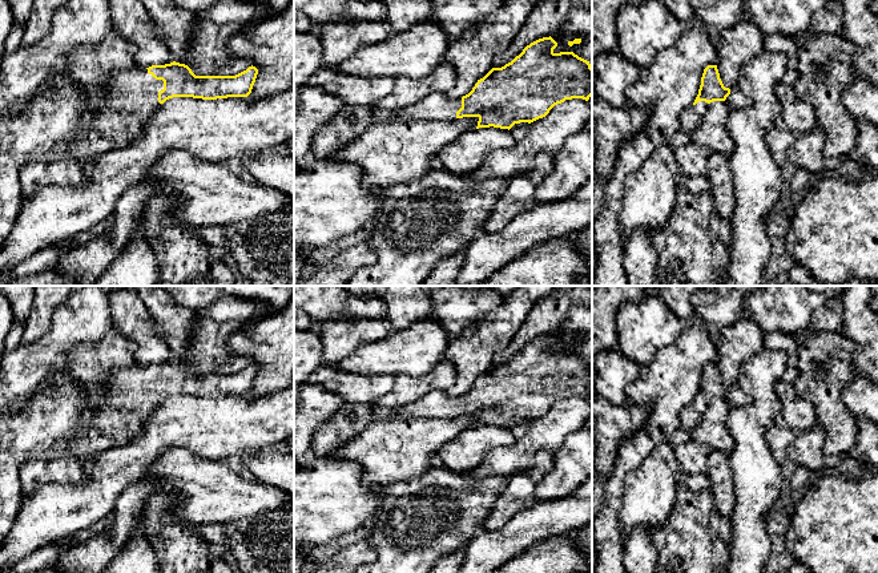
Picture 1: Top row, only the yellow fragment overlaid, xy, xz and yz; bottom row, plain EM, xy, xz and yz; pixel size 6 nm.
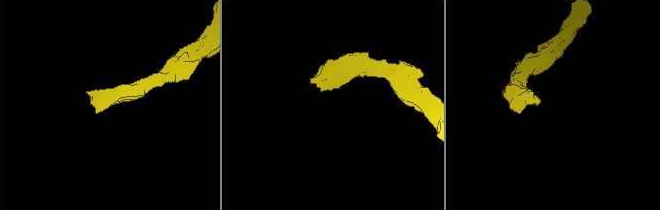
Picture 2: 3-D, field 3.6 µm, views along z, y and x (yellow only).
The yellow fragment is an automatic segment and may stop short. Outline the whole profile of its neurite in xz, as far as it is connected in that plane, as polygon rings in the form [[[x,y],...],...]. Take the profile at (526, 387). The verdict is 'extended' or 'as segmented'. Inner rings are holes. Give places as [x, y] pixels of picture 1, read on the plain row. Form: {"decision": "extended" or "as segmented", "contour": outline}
{"decision": "extended", "contour": [[[551,334],[531,340],[511,360],[502,366],[492,366],[462,396],[450,396],[447,391],[435,390],[399,408],[375,408],[370,403],[345,401],[334,416],[318,428],[311,441],[311,459],[327,457],[339,447],[355,439],[368,424],[378,420],[392,420],[392,415],[423,419],[478,415],[476,427],[494,424],[510,428],[515,421],[531,421],[545,415],[555,403],[565,398],[583,396],[588,399],[592,394],[592,364],[589,359],[573,350],[555,351],[556,344],[557,340]]]}

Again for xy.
{"decision": "extended", "contour": [[[176,359],[146,367],[136,364],[112,374],[108,380],[108,392],[97,404],[88,399],[84,388],[68,371],[51,374],[24,404],[7,411],[0,417],[0,546],[21,507],[24,495],[19,471],[28,459],[53,459],[64,455],[92,457],[114,445],[128,443],[166,398],[247,395],[257,372],[258,367],[253,363],[235,374],[196,374],[188,363]],[[85,409],[92,411],[92,421],[88,424],[81,421]]]}

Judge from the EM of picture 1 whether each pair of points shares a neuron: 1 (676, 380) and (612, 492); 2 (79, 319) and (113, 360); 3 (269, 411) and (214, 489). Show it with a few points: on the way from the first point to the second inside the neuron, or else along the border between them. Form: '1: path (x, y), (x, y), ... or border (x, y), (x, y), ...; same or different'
1: path (665, 408), (653, 439), (625, 464); same
2: border (113, 326), (96, 343), (79, 344), (69, 354); different
3: border (193, 454), (224, 461); different

